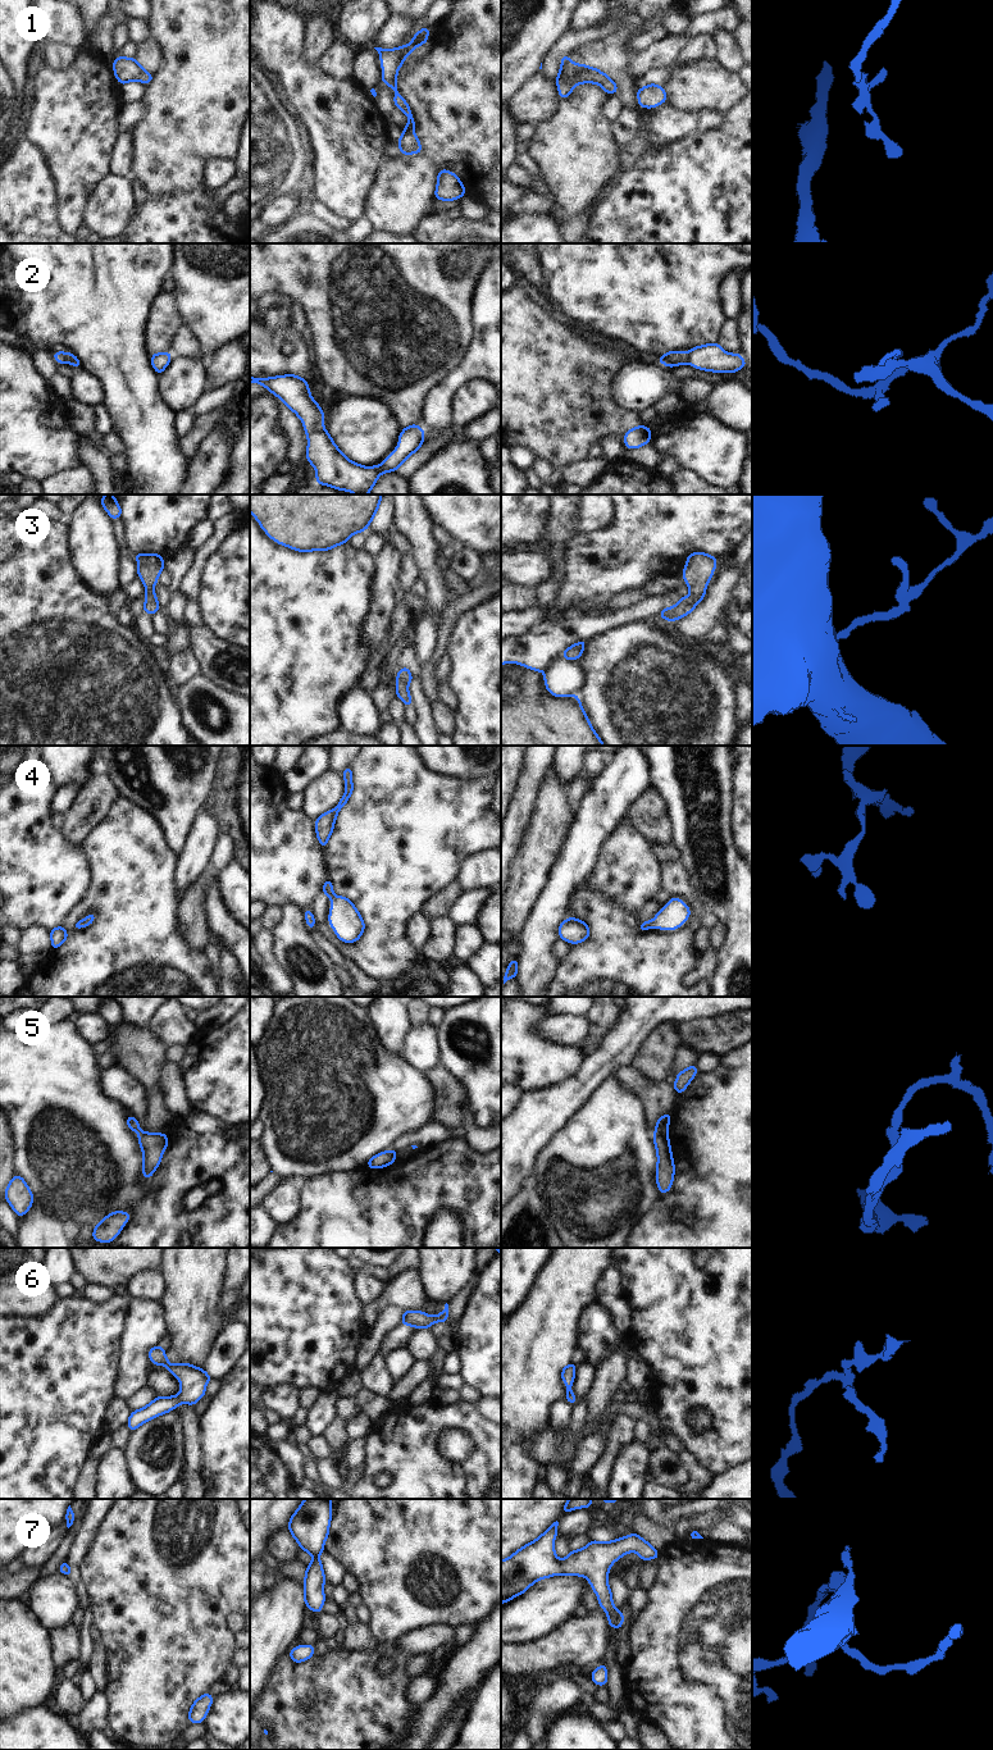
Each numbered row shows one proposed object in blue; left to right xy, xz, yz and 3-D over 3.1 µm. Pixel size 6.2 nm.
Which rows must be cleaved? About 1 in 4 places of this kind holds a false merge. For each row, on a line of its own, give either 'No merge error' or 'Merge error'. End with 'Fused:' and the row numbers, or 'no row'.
1: No merge error
2: No merge error
3: No merge error
4: No merge error
5: Merge error
6: No merge error
7: No merge error
Fused: 5.

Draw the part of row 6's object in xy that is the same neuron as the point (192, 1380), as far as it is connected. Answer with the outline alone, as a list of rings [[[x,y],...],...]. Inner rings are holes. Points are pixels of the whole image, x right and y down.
[[[160,1345],[149,1350],[149,1359],[155,1366],[164,1364],[179,1380],[181,1391],[174,1396],[158,1396],[146,1407],[133,1411],[127,1421],[131,1432],[145,1422],[176,1409],[182,1403],[193,1407],[197,1400],[205,1396],[205,1387],[213,1380],[202,1368],[190,1363],[170,1364],[165,1349]]]

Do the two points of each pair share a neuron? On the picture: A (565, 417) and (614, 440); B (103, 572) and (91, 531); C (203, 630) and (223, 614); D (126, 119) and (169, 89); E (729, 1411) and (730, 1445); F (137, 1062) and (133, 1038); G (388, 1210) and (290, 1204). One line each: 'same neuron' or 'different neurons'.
A: different neurons
B: same neuron
C: different neurons
D: different neurons
E: same neuron
F: same neuron
G: different neurons

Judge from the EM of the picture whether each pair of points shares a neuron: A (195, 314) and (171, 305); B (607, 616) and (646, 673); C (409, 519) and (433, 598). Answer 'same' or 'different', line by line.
A: different
B: different
C: same

